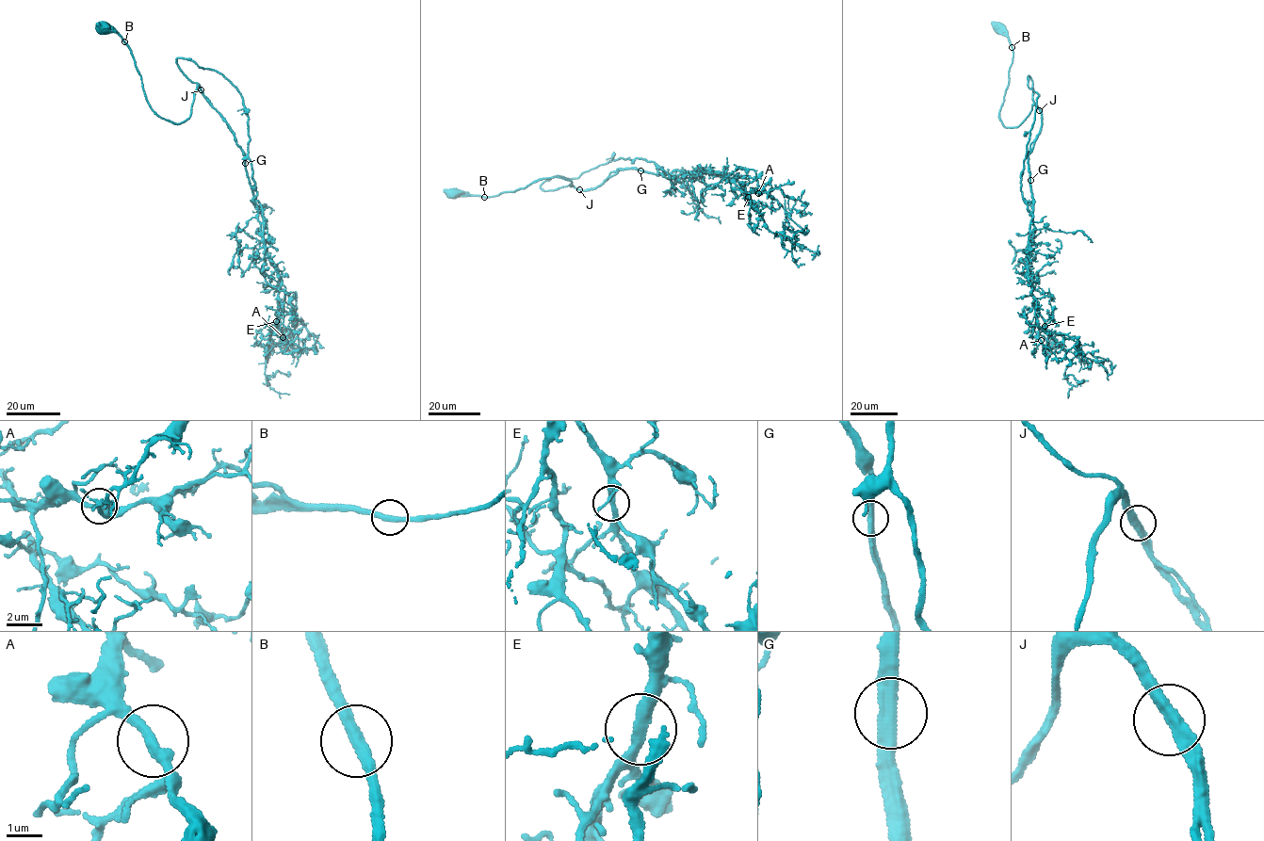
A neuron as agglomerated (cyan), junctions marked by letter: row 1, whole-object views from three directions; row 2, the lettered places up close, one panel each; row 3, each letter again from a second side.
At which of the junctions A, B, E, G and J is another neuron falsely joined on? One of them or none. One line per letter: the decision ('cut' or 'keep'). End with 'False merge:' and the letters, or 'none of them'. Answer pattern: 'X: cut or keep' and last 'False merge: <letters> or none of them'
A: keep
B: keep
E: keep
G: keep
J: keep
False merge: none of them

